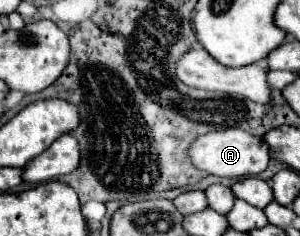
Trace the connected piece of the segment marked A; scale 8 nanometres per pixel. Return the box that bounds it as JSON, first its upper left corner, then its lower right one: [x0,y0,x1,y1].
[189,129,269,177]

